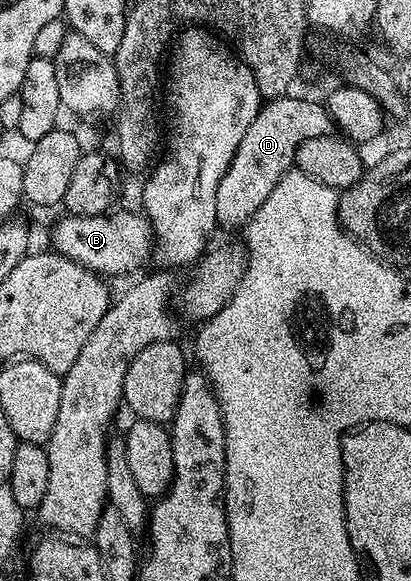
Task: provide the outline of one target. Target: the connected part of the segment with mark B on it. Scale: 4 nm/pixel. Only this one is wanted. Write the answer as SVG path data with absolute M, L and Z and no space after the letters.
M139 210L120 211L107 215L82 217L65 214L52 231L51 250L101 277L108 275L135 276L139 267L144 267L154 255L154 236L148 219Z

